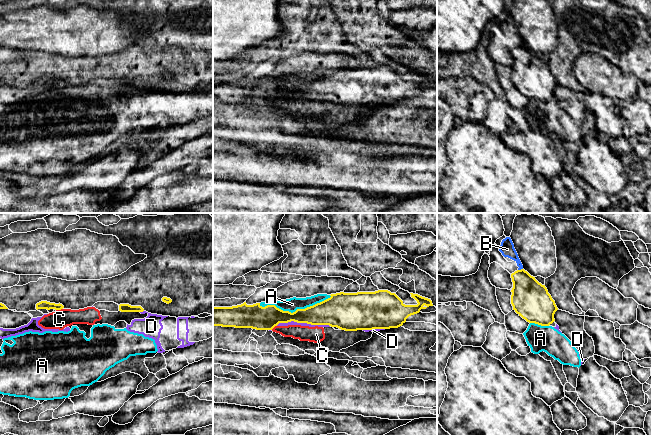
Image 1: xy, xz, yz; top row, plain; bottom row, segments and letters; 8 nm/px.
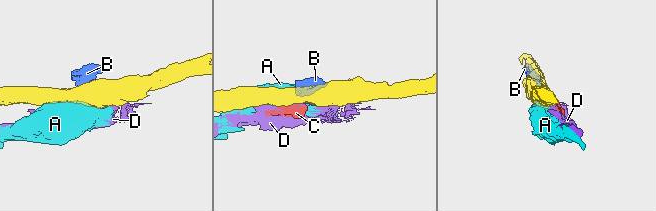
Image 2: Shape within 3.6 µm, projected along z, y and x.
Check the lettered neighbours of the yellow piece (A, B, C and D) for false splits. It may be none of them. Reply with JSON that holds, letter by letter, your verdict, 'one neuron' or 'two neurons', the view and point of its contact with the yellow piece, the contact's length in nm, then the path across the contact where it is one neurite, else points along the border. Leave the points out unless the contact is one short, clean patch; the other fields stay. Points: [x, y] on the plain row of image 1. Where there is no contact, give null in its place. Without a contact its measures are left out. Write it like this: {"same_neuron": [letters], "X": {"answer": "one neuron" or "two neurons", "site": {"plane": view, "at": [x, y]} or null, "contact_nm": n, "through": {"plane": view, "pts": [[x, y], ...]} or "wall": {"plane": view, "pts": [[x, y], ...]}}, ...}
{"same_neuron": [], "A": {"answer": "two neurons", "site": {"plane": "xz", "at": [296, 86]}, "contact_nm": 600}, "B": {"answer": "two neurons", "site": {"plane": "yz", "at": [521, 45]}, "contact_nm": 40, "wall": {"plane": "yz", "pts": [[522, 44], [518, 46]]}}, "C": {"answer": "two neurons", "site": {"plane": "xy", "at": [59, 85]}, "contact_nm": 60, "wall": {"plane": "xy", "pts": [[62, 84], [56, 86]]}}, "D": {"answer": "two neurons", "site": {"plane": "xz", "at": [303, 98]}, "contact_nm": 440}}

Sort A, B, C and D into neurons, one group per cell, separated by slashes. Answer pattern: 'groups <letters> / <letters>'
groups A C D / B

